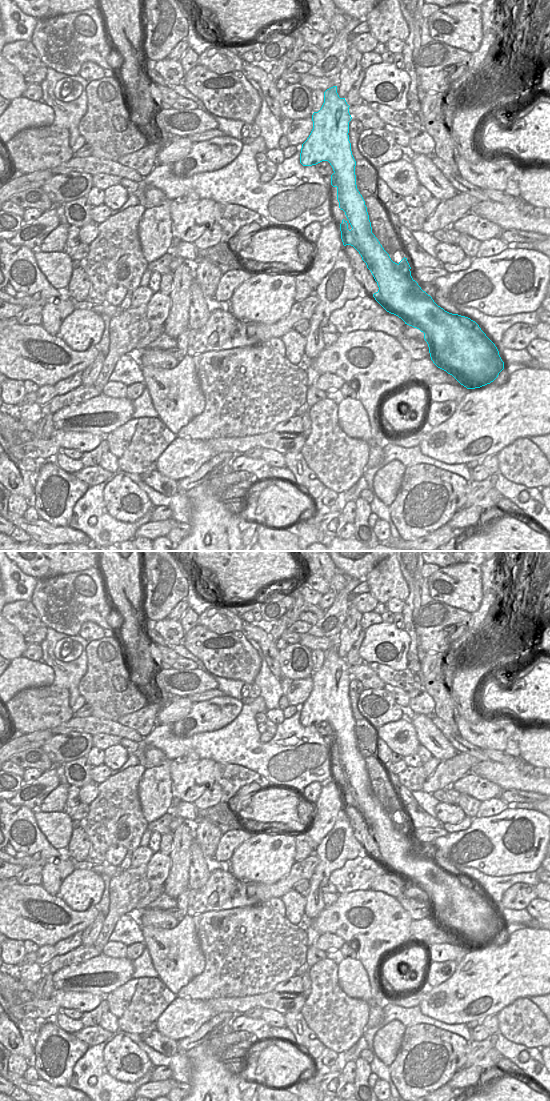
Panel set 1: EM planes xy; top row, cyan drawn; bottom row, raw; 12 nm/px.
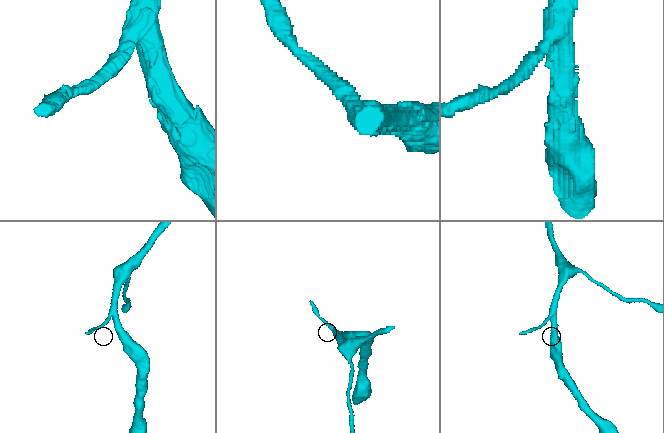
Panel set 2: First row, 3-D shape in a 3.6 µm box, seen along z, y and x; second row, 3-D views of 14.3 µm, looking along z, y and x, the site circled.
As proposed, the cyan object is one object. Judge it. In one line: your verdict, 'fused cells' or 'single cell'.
single cell

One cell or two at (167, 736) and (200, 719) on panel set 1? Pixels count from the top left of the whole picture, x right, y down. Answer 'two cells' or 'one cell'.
two cells

